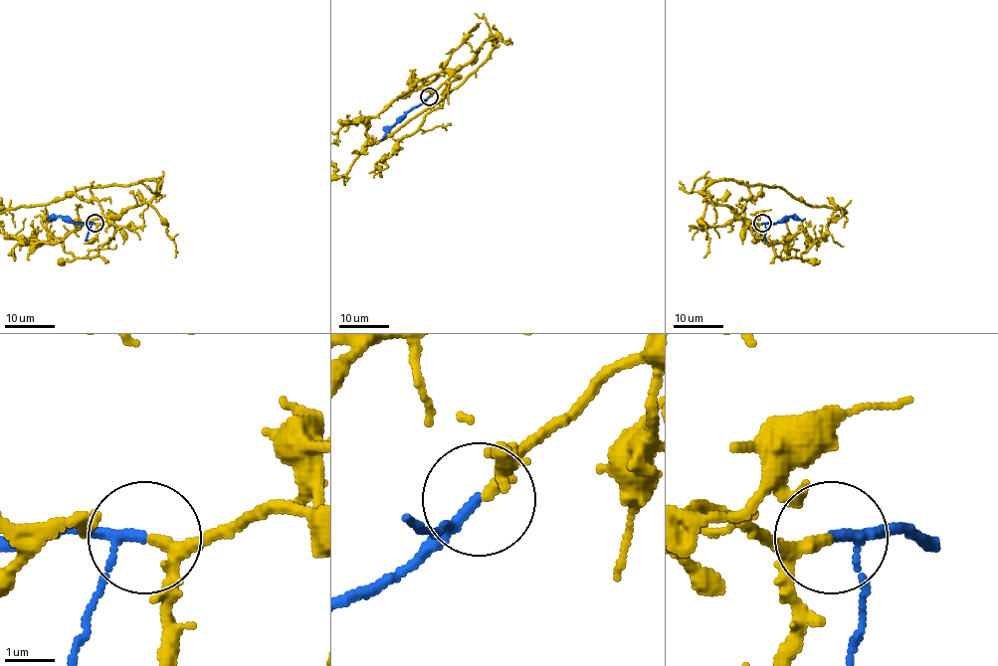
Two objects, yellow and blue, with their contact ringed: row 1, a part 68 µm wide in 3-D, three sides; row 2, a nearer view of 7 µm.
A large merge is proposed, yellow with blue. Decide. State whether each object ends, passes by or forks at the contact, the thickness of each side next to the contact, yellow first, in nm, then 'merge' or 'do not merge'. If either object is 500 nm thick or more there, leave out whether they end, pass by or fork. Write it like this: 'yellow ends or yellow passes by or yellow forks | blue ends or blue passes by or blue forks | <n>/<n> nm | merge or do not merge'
yellow ends | blue passes by | 240/160 nm | merge

